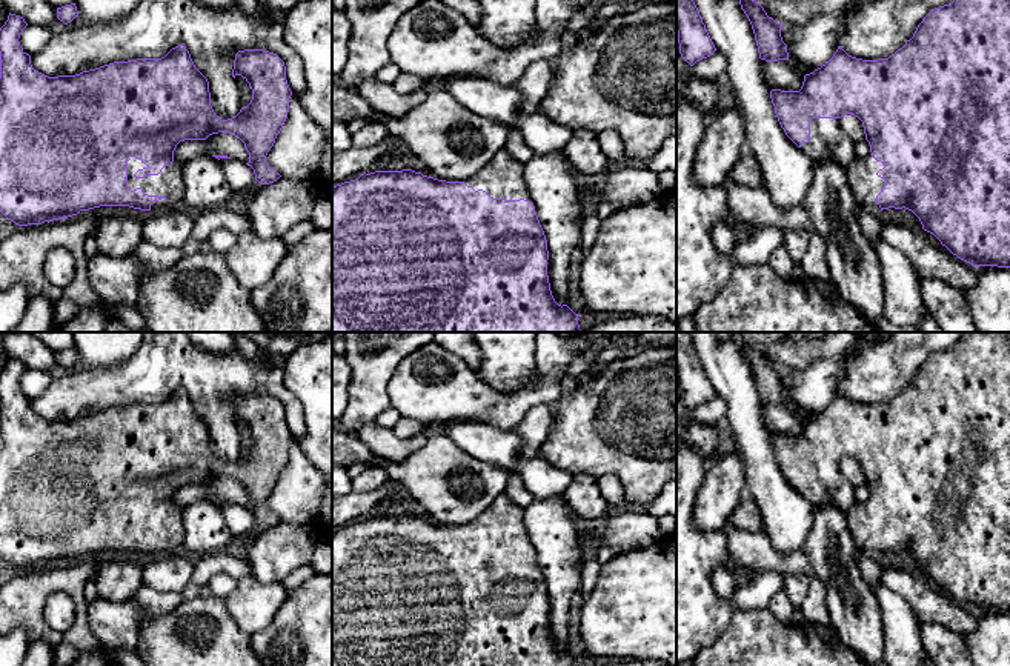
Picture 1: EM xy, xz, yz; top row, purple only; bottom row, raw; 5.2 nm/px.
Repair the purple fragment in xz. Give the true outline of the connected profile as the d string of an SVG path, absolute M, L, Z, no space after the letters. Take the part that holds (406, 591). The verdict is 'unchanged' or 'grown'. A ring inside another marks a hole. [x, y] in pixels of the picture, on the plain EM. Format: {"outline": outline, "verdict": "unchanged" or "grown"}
{"outline": "M510 472L504 492L475 520L466 526L446 526L434 521L423 520L412 514L403 515L375 515L370 518L361 518L358 523L344 526L332 532L332 666L578 666L575 658L567 649L558 649L552 640L549 620L547 620L547 584L540 569L535 551L527 537L524 528L524 509L535 500L535 497L526 489L518 472Z", "verdict": "grown"}

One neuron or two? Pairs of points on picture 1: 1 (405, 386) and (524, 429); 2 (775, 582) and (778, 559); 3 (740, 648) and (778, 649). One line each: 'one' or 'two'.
1: two
2: two
3: one

